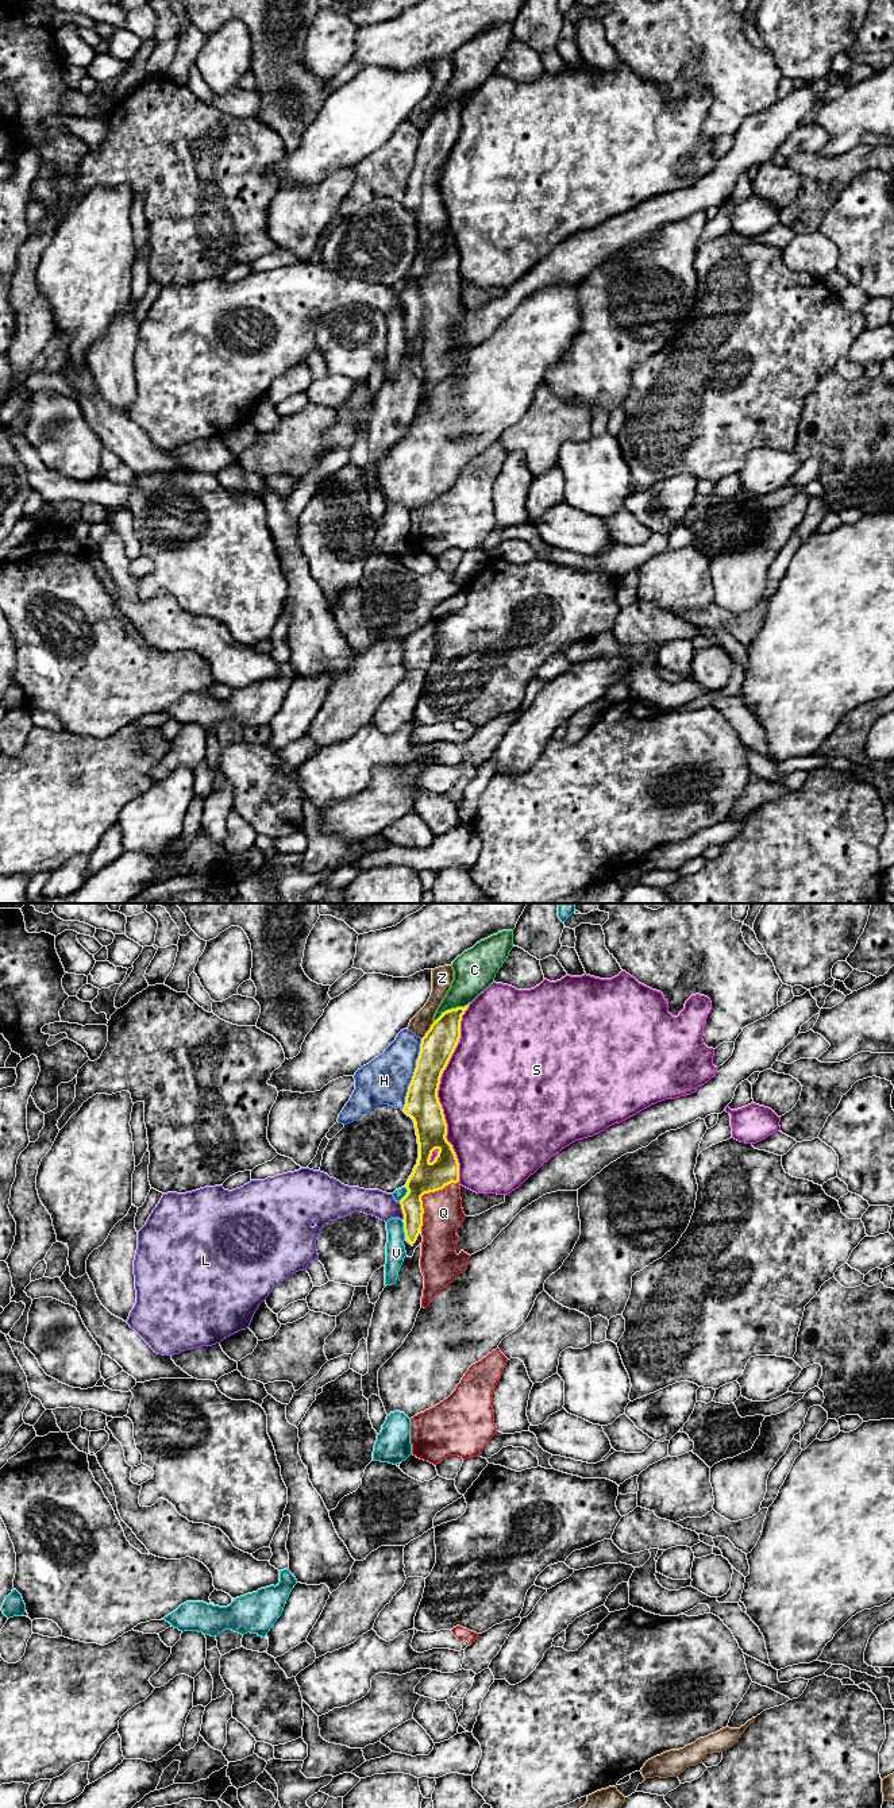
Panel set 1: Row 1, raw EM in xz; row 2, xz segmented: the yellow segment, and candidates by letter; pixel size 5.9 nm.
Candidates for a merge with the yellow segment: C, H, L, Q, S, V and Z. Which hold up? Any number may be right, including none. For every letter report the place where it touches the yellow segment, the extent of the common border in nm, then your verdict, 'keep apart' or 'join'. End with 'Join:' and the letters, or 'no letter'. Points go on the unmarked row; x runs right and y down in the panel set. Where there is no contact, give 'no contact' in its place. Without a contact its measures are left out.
C: contact xz (451, 101); length 240 nm; keep apart
H: contact xz (413, 166); length 440 nm; keep apart
L: contact xz (403, 304); length 110 nm; keep apart
Q: contact xz (423, 286); length 360 nm; join
S: contact xz (436, 185); length 1050 nm; keep apart
V: contact xz (404, 320); length 110 nm; keep apart
Z: contact xz (428, 123); length 130 nm; keep apart
Join: Q

